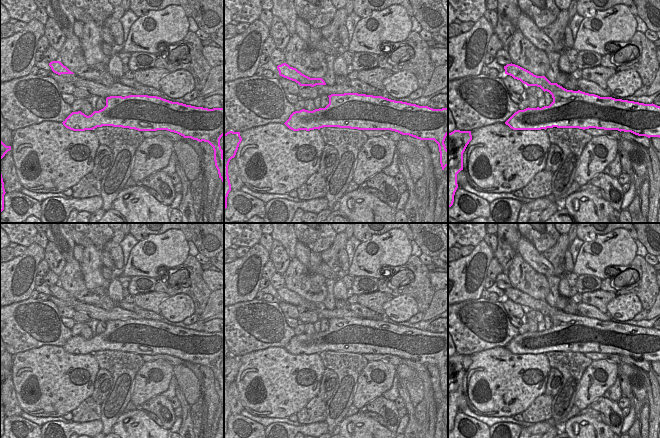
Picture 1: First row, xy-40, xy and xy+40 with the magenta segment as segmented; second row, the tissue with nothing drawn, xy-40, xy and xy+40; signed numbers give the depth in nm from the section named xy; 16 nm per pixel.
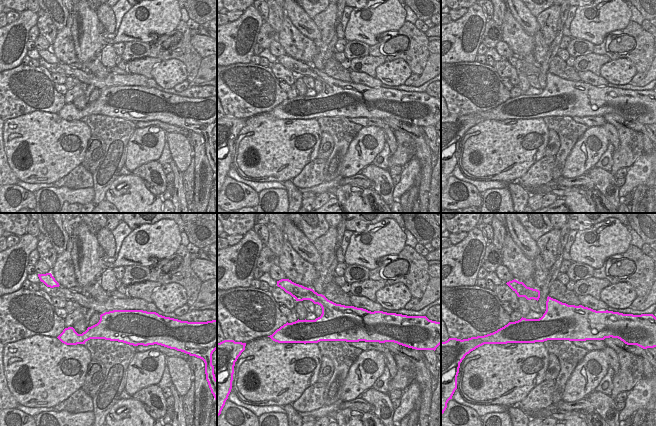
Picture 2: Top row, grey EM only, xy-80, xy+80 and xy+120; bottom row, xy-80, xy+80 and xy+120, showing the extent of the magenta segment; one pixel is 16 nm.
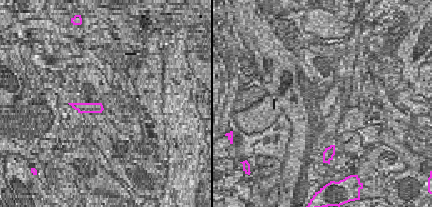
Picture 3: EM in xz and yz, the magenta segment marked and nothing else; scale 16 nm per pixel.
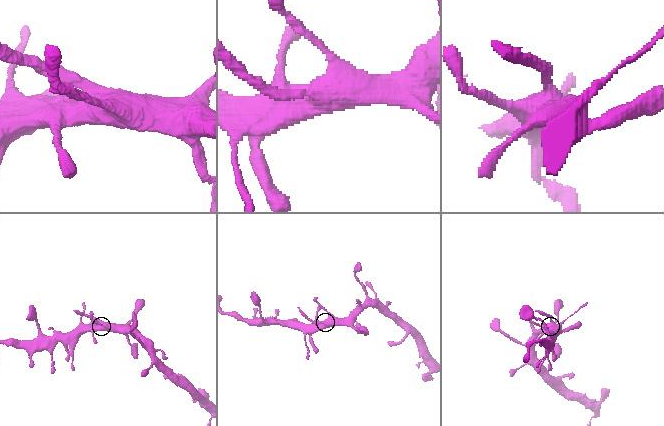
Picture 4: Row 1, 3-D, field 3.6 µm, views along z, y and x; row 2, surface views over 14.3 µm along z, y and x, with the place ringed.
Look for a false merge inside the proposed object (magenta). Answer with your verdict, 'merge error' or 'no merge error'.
merge error

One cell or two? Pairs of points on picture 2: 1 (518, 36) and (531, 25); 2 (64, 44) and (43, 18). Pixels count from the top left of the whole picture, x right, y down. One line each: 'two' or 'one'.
1: two
2: two

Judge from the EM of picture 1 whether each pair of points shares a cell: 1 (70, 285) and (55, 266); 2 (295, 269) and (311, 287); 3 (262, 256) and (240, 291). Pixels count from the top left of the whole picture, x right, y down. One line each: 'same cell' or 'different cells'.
1: different cells
2: same cell
3: same cell

